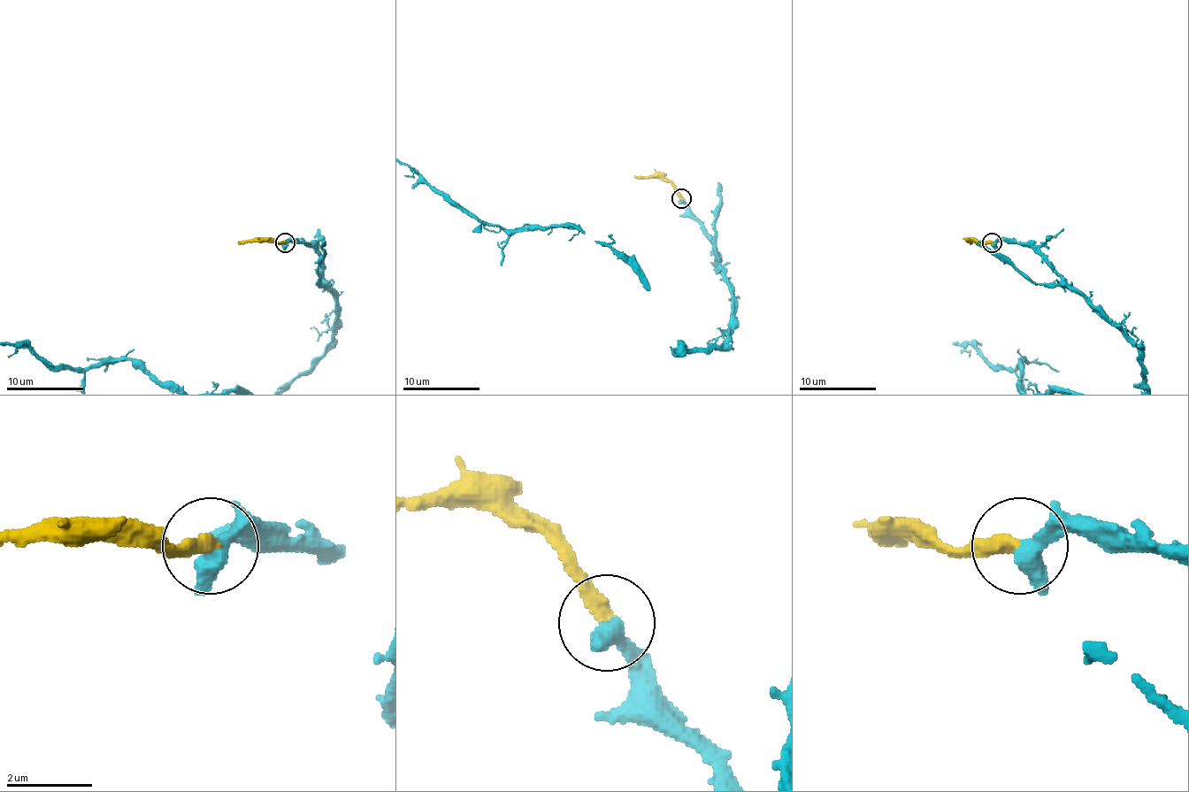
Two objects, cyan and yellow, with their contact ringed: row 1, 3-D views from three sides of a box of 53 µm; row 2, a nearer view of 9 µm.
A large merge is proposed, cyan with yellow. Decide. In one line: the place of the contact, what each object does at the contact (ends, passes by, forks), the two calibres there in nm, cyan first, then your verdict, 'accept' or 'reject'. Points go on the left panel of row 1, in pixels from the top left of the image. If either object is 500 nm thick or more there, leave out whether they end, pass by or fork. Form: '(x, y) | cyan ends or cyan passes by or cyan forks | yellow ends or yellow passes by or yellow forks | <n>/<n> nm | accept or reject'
(285, 242) | cyan passes by | yellow ends | 360/360 nm | accept

